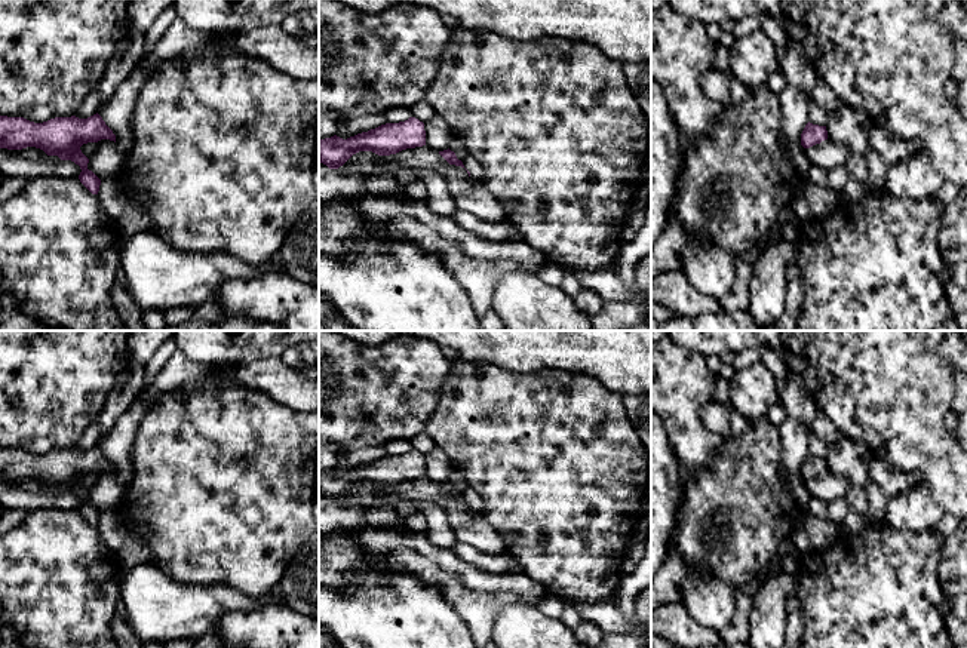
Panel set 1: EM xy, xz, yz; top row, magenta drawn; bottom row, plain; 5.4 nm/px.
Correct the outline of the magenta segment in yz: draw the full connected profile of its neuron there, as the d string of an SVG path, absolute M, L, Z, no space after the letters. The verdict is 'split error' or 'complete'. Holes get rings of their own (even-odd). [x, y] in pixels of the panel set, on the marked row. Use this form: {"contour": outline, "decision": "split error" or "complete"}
{"contour": "M807 123L802 133L801 133L801 145L804 148L810 148L822 141L828 139L826 126L819 126L813 123Z", "decision": "complete"}

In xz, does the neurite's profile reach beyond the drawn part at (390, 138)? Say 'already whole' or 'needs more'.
already whole

